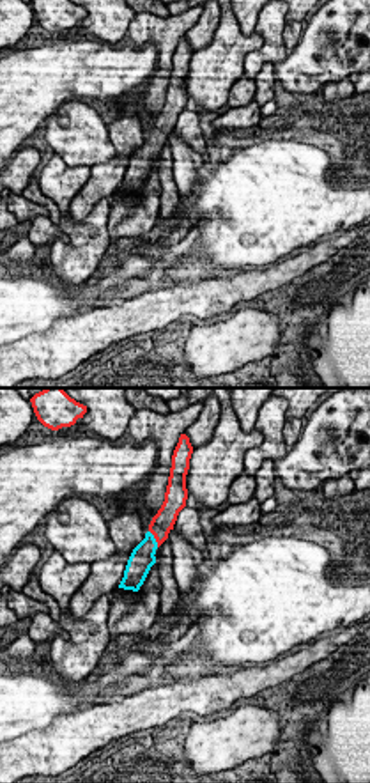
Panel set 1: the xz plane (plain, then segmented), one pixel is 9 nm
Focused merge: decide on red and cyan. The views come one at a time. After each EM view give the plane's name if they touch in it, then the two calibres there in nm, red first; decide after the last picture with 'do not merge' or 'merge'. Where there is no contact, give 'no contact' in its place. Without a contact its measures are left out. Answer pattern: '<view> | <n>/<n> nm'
xz | 200/220 nm

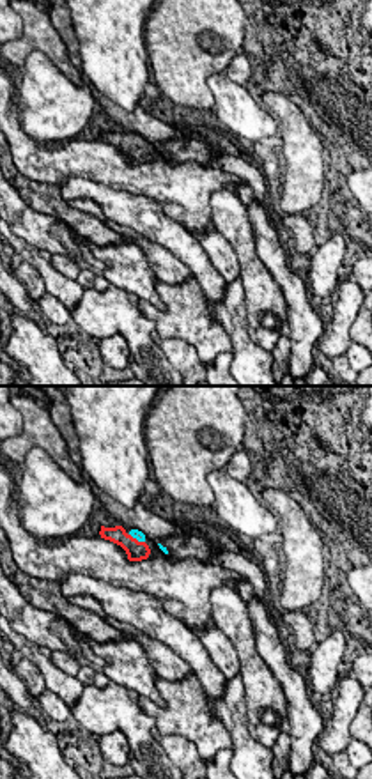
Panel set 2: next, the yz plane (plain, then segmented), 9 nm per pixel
yz | 190/90 nm

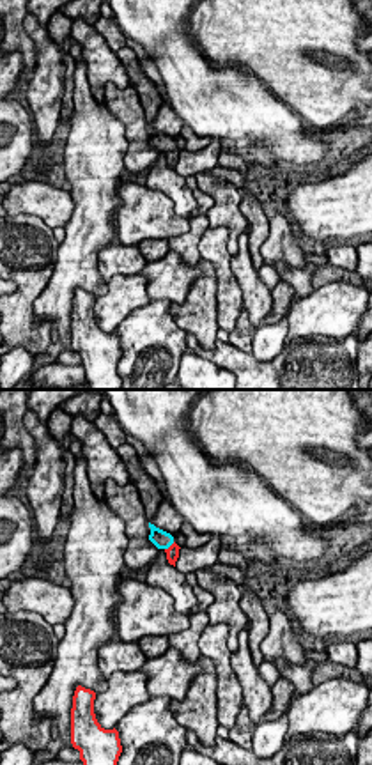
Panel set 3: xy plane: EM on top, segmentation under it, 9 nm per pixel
xy | 130/160 nm

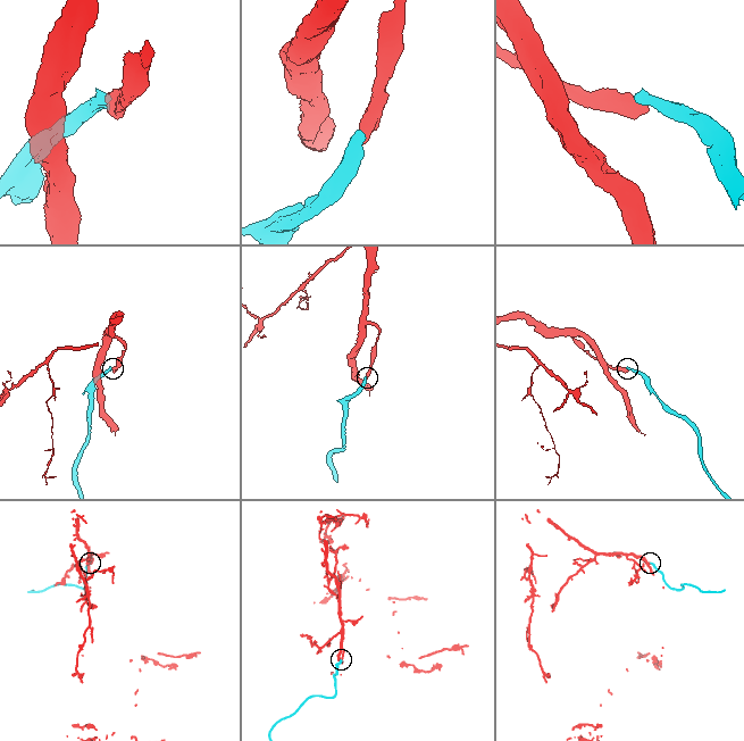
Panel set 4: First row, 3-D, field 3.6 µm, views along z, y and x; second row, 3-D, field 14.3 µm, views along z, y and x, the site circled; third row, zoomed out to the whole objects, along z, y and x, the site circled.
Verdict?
merge

